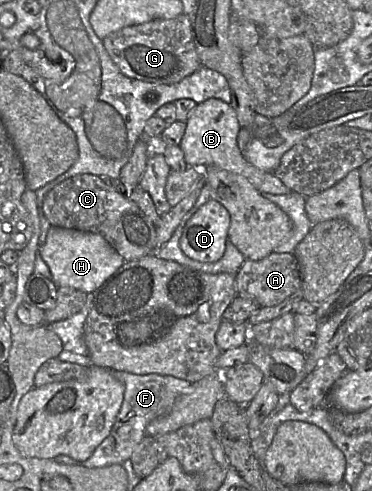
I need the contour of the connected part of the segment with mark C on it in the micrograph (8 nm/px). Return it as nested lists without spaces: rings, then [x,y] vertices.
[[[80,174],[64,180],[47,193],[42,209],[53,226],[102,235],[126,262],[156,251],[156,226],[153,222],[135,202],[97,175]]]

